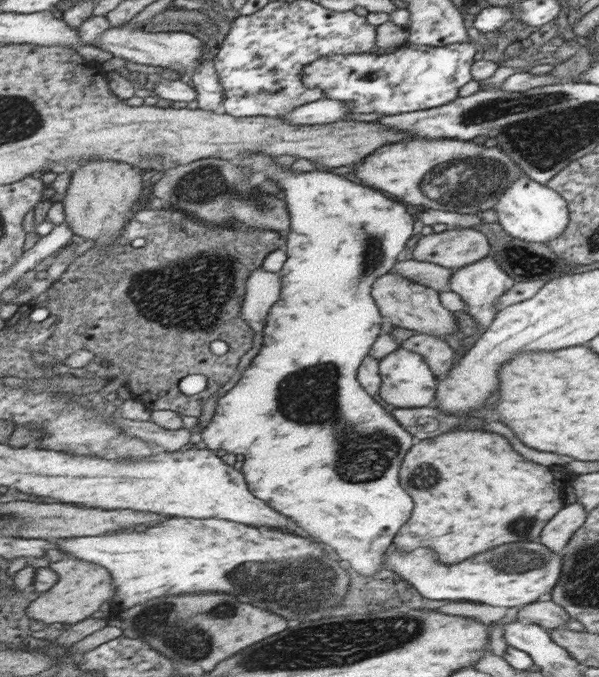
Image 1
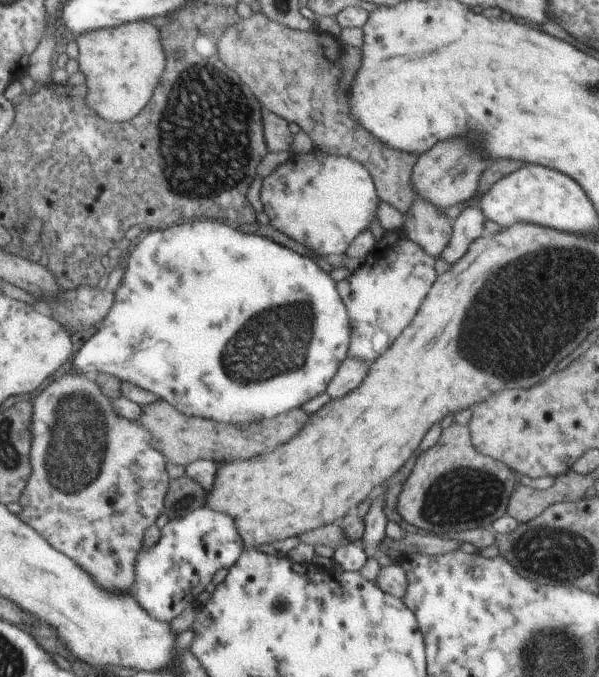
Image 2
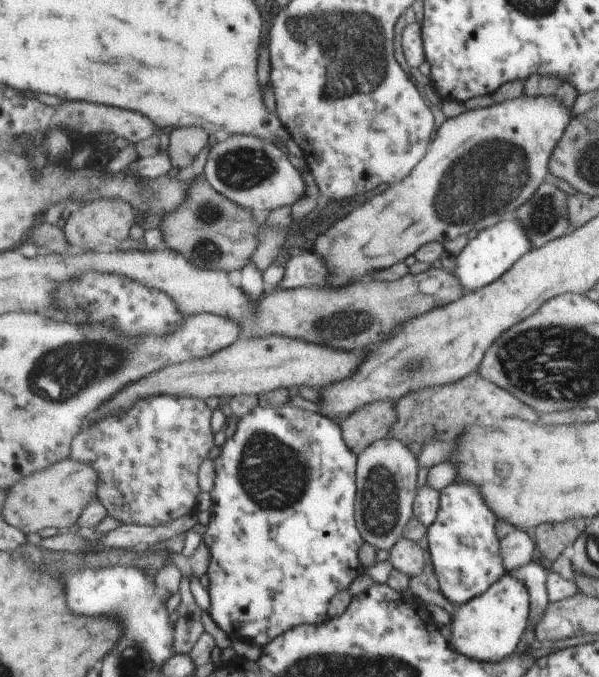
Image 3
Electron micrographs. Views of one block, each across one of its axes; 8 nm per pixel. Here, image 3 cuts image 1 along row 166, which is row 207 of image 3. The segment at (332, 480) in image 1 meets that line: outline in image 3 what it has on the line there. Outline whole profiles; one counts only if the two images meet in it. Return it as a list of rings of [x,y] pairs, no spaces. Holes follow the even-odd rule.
[[[253,135],[219,139],[209,152],[203,174],[217,192],[247,209],[274,211],[291,207],[307,194],[307,184],[301,172],[291,164],[283,149]]]

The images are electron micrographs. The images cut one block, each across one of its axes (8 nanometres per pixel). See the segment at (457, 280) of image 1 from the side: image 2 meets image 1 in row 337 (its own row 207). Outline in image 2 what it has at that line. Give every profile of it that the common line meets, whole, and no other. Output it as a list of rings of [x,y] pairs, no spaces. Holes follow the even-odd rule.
[[[467,206],[451,221],[452,232],[449,242],[441,250],[441,258],[449,264],[457,262],[472,242],[485,233],[483,224],[485,216],[479,212],[478,206]]]

